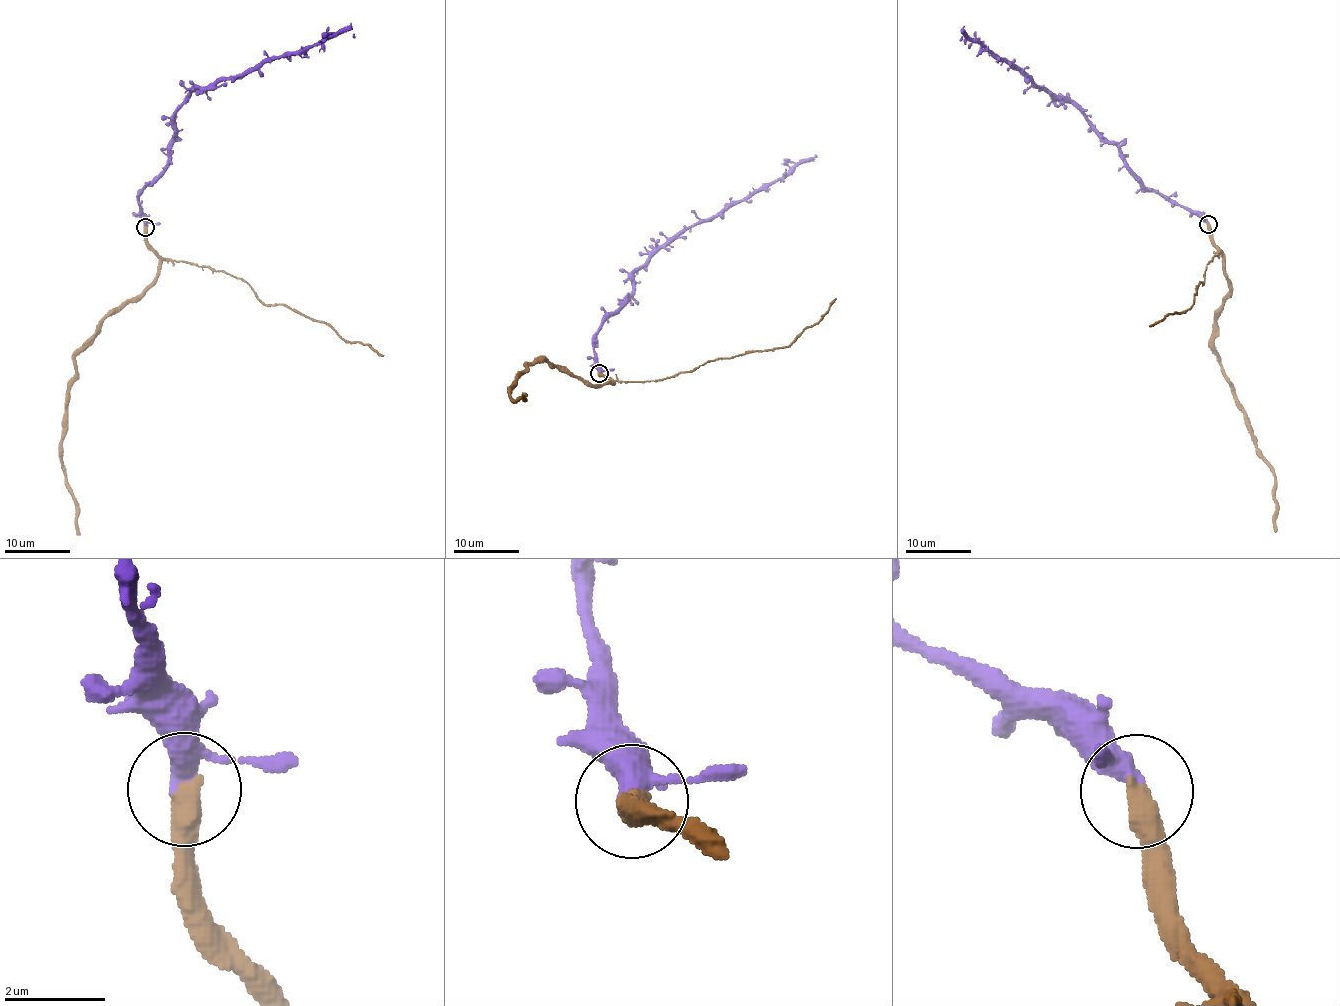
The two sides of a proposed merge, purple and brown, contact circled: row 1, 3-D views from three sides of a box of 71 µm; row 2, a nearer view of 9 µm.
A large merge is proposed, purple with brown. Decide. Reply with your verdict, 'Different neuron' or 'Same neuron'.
Different neuron

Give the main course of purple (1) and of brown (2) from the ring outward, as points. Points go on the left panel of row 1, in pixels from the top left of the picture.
1: (145, 226), (139, 196), (166, 163), (174, 115), (193, 91), (305, 54), (343, 30), (355, 37)
2: (145, 226), (147, 243), (160, 259), (158, 276), (107, 317), (75, 358), (62, 468), (81, 535)

